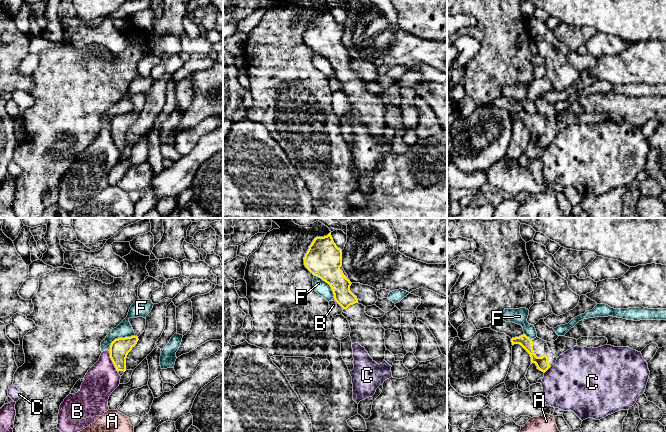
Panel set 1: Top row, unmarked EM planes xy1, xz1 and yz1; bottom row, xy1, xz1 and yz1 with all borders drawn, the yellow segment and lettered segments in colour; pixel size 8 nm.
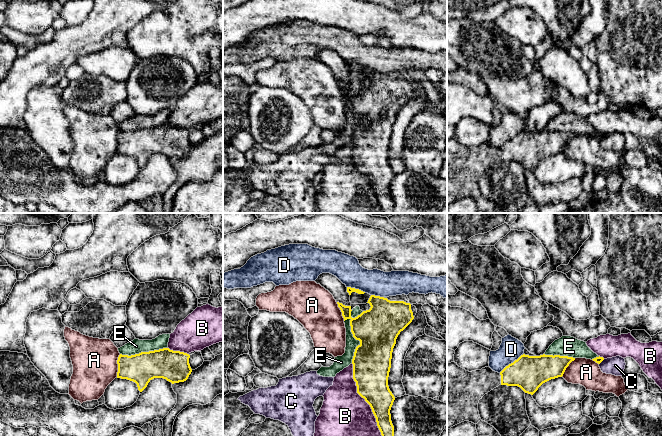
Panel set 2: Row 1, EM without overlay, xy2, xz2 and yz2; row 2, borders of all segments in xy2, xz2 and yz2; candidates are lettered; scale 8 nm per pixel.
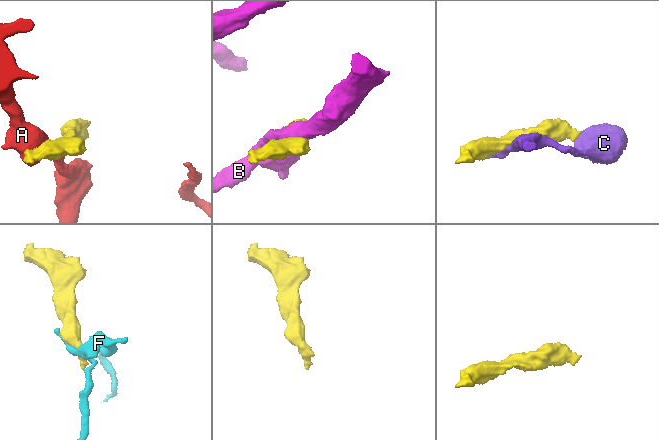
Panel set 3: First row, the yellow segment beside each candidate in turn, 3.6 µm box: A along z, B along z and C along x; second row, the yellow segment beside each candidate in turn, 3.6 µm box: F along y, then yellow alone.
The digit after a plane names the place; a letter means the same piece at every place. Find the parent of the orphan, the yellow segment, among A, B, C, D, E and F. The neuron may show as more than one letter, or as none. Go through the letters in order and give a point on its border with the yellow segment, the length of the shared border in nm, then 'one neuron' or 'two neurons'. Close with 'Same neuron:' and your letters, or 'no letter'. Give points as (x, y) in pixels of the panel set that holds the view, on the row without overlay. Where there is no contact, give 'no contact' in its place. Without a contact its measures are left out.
A: xy2 (118, 142) | 190 nm | two neurons
B: xz2 (365, 176) | 650 nm | two neurons
C: yz1 (547, 145) | 90 nm | two neurons
D: yz2 (511, 139) | 240 nm | two neurons
E: xz2 (353, 111) | 420 nm | two neurons
F: xz1 (328, 59) | 240 nm | two neurons
Same neuron: no letter

